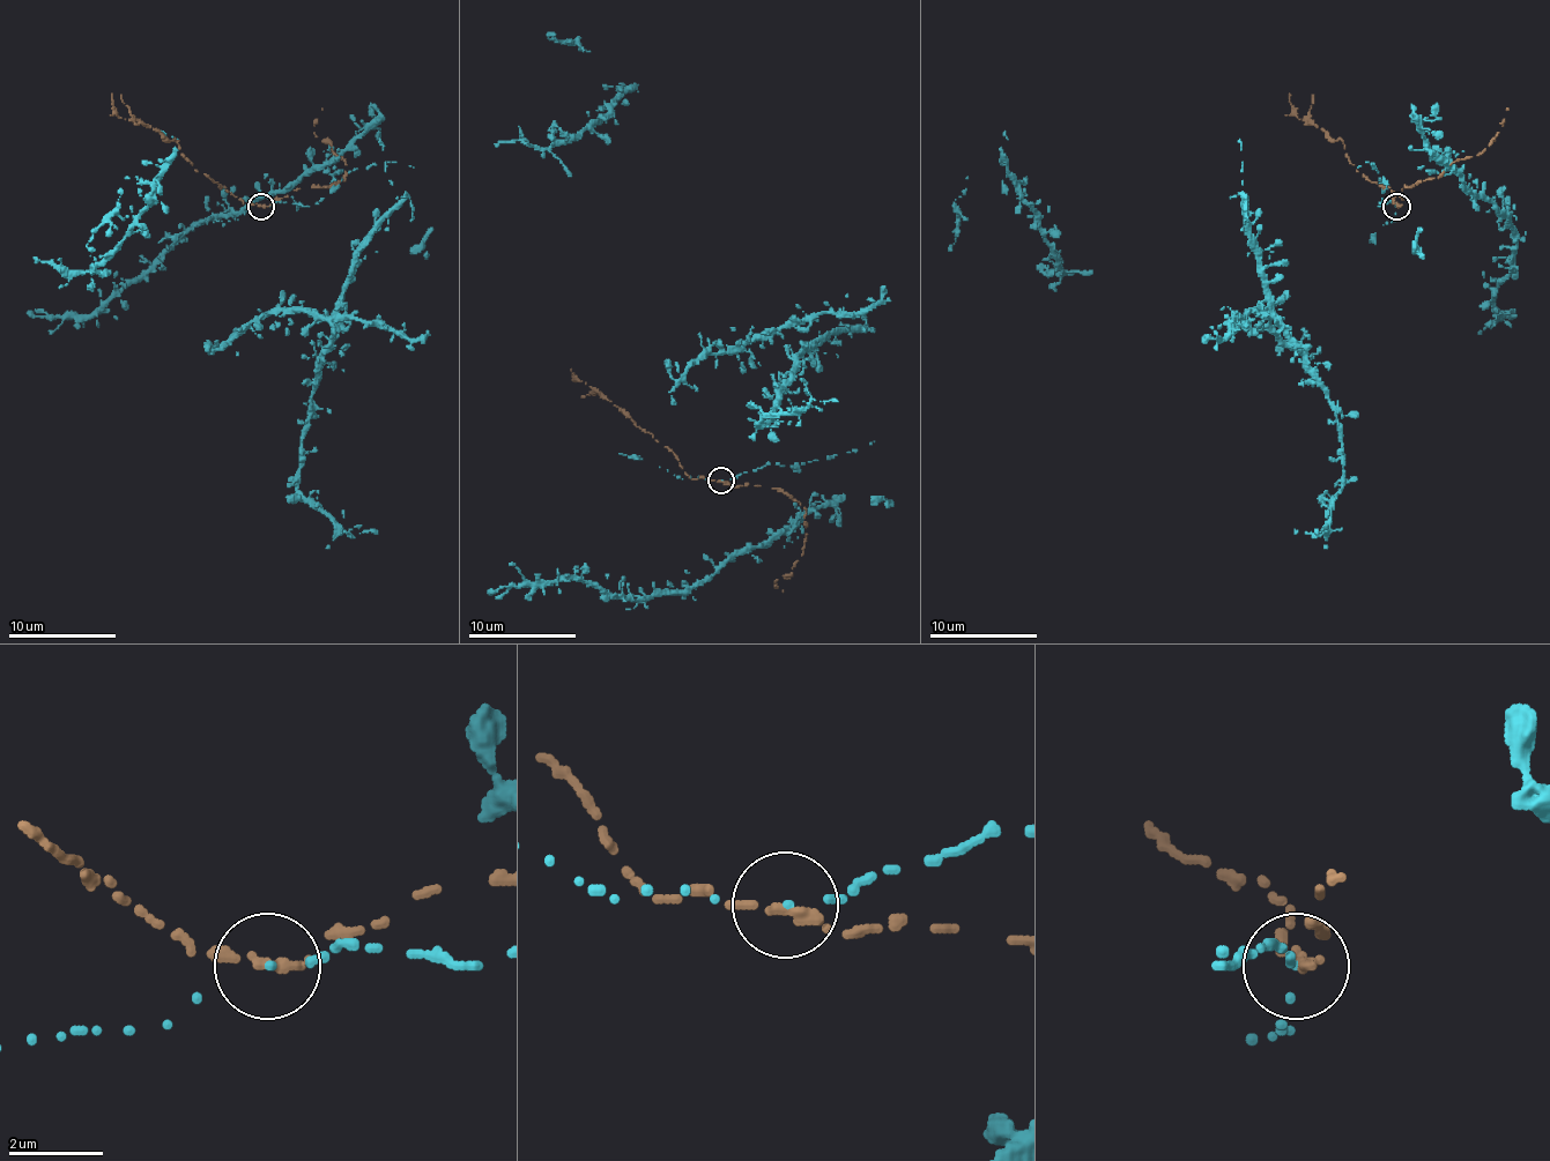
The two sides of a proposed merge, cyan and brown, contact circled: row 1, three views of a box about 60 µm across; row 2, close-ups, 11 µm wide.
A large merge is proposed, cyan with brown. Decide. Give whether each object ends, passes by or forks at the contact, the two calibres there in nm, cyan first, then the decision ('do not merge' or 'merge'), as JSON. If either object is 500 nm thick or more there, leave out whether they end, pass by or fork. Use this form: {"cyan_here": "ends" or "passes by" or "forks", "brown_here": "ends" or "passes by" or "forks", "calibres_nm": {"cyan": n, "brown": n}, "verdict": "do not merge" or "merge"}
{"cyan_here": "ends", "brown_here": "ends", "calibres_nm": {"cyan": 90, "brown": 280}, "verdict": "do not merge"}

